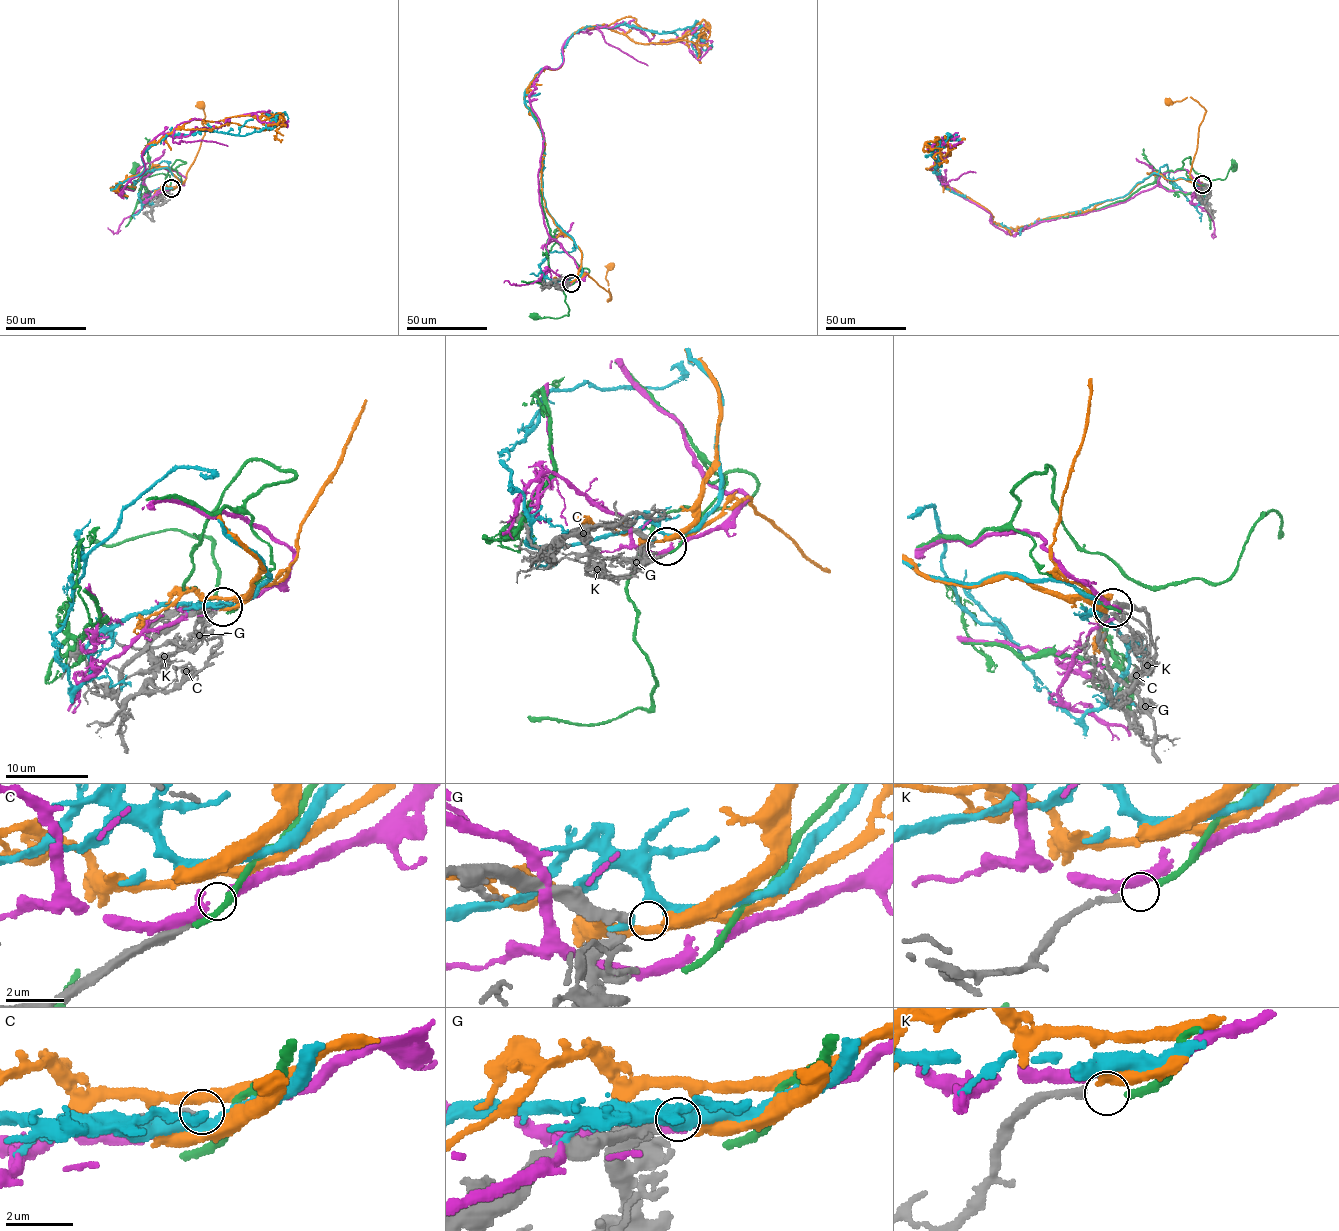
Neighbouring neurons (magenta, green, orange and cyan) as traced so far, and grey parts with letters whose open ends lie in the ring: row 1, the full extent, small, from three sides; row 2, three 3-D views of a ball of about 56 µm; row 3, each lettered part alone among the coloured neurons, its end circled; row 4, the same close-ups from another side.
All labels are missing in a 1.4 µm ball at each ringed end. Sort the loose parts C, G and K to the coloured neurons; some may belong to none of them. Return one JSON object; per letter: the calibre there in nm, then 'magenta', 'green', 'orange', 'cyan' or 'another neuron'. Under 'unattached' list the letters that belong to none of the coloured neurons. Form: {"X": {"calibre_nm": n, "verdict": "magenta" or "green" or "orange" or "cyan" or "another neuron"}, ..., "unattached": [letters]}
{"C": {"calibre_nm": 380, "verdict": "another neuron"}, "G": {"calibre_nm": 260, "verdict": "orange"}, "K": {"calibre_nm": 240, "verdict": "green"}, "unattached": ["C"]}

